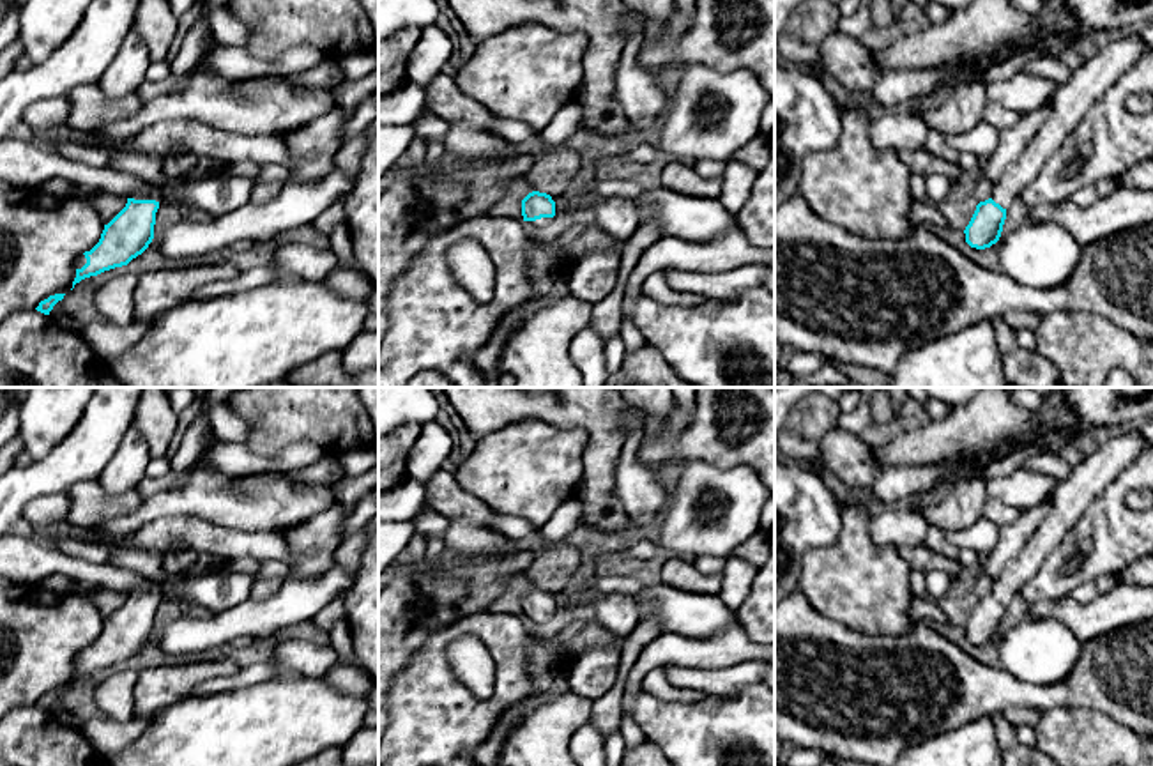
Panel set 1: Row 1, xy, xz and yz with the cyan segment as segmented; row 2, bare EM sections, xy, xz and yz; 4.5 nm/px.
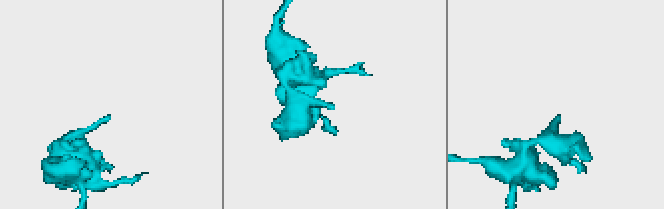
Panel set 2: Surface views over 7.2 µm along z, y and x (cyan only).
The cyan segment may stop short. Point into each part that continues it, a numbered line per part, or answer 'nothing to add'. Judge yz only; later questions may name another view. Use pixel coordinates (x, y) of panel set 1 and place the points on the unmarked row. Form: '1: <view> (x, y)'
1: yz (1088, 478)

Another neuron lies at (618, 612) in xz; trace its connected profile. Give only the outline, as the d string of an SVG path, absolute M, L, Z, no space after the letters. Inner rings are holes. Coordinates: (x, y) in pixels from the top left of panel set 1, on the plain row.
M587 587L582 589L564 589L552 593L557 600L566 596L575 600L578 605L587 603L596 610L596 619L610 632L628 639L635 626L640 623L640 612L637 605L637 594L619 594L619 593L596 593Z

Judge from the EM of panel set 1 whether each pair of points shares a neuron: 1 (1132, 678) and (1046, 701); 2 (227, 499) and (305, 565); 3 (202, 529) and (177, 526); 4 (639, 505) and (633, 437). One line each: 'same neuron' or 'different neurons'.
1: same neuron
2: different neurons
3: same neuron
4: same neuron

